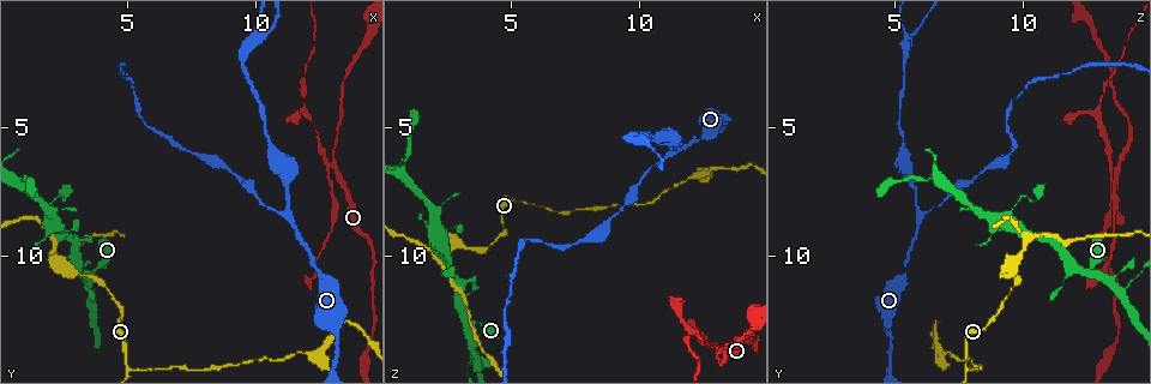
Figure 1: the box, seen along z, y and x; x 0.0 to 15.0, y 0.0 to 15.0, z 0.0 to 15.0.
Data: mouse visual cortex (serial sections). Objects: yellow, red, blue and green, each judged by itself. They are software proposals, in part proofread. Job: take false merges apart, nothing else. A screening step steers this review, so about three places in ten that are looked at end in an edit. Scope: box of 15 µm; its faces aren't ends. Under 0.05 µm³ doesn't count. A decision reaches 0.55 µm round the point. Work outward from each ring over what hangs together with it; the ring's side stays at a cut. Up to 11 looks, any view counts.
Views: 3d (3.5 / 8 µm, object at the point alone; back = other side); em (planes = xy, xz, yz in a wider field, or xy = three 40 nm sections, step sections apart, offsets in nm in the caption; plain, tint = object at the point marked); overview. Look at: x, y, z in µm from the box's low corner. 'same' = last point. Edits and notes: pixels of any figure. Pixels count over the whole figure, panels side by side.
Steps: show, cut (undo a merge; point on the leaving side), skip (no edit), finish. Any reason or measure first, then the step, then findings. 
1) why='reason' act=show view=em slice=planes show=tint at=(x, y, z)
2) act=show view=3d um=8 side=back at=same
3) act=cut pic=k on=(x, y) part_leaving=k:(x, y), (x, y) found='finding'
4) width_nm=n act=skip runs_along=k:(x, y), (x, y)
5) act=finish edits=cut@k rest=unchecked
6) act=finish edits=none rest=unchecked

why='arms part here' act=show view=3d um=3.5 at=(11.3, 8.4, 5.9)

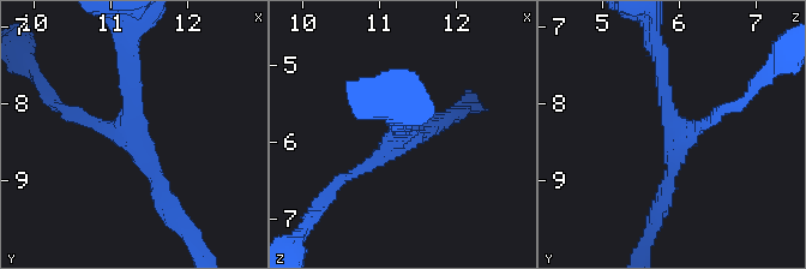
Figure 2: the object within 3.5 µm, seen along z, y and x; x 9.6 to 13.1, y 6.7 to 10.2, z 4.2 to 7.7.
arms=3 arm_widths_nm=150,200,250 act=show view=em slice=planes show=tint at=(11.30, 8.50, 5.95)

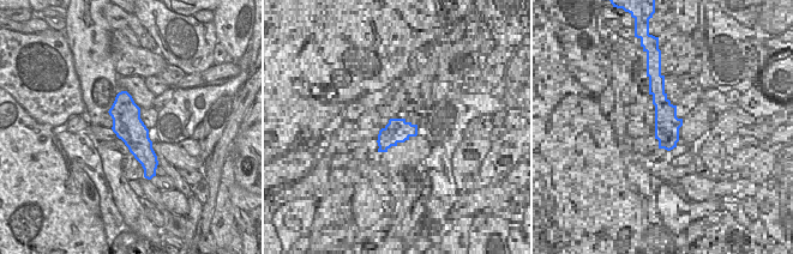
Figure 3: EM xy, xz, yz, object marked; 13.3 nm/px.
act=skip found='continuous, no second cell'

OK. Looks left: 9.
why='four or more arms meet' act=show view=3d um=3.5 at=(13.3, 7.1, 13.6)

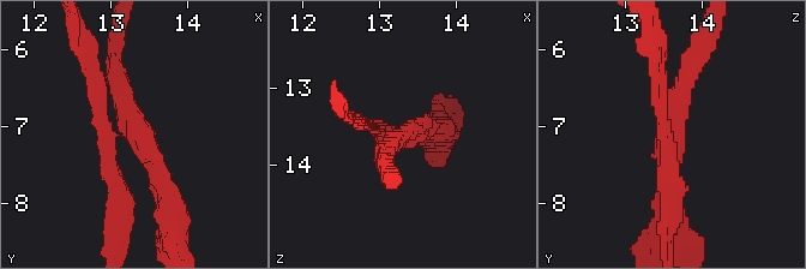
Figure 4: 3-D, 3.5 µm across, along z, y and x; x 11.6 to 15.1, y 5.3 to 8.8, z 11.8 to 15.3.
arms=4 arm_widths_nm=150,250,250,250 why='now the EM' act=show view=em slice=xy step=5 show=tint at=(13.30, 7.15, 13.60)

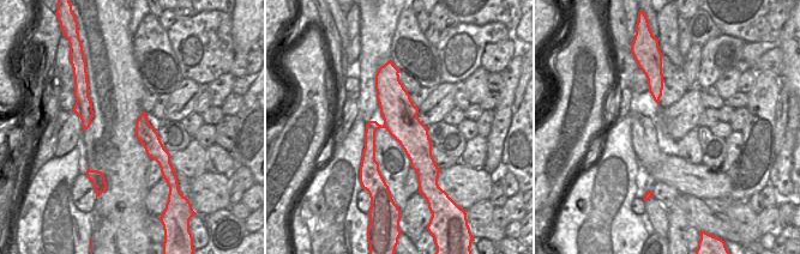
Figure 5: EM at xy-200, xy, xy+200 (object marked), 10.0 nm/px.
act=cut pic=4 on=(92, 89) part_leaving=4:(113, 132), (102, 125), (77, 33) found='two cells meet here'

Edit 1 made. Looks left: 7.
why='branch point' act=show view=3d um=8 at=(10.1, 1.4, 5.4)

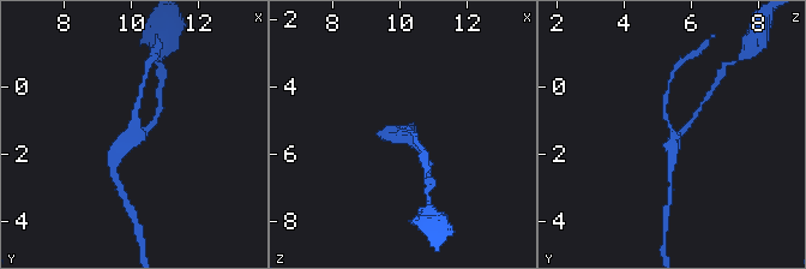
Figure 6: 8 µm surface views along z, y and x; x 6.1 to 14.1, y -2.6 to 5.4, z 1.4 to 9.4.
arms=3 arm_widths_nm=150,200,300 act=show view=em slice=planes show=tint at=(10.1, 1.5, 5.4)

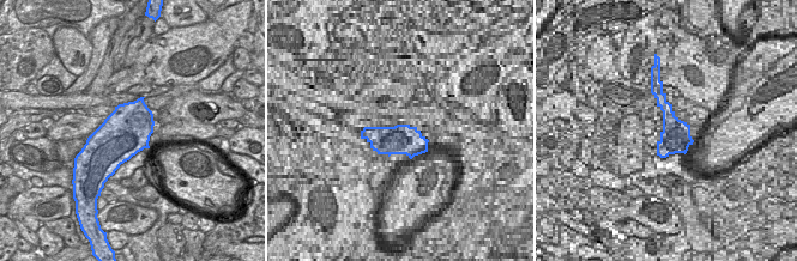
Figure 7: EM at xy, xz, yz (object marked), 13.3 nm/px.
width_nm=650 act=skip runs_along=6:(114, 165), (114, 154), (156, 119) found='continuous, no second cell'

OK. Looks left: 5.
why='three arms meet' act=show view=3d um=3.5 side=back at=(2.3, 9.6, 10.1)

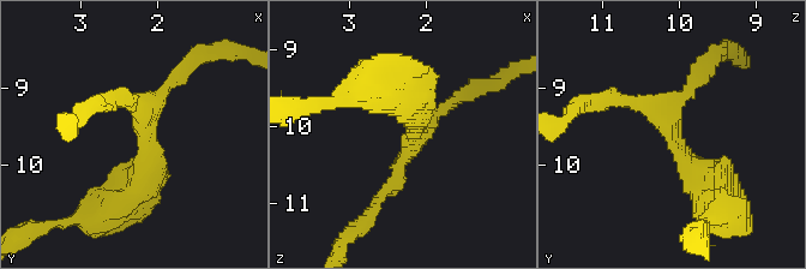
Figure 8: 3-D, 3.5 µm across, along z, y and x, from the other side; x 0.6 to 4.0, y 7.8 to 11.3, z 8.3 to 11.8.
arms=3 arm_widths_nm=150,200,400 why='need the tissue' act=show view=em slice=xy step=5 show=tint at=(2.15, 9.55, 10.10)

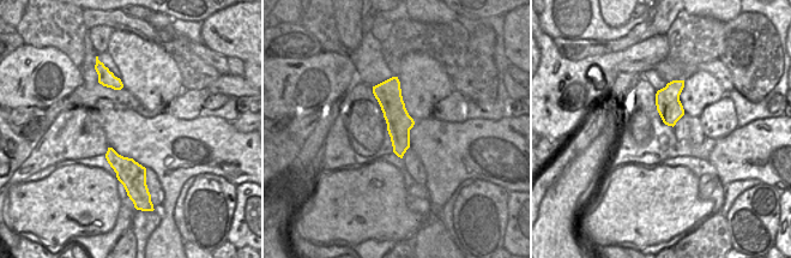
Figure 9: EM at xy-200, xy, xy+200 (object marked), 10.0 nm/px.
width_nm=260 act=skip runs_along=9:(394, 79), (400, 152) found='continuous, no second cell'

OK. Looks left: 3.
why='sharp bend' act=show view=3d um=3.5 at=(5.0, 14.4, 7.7)

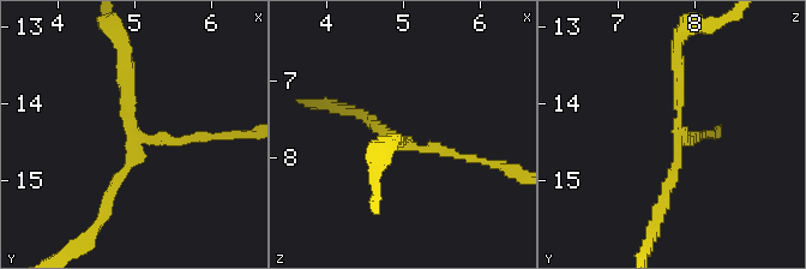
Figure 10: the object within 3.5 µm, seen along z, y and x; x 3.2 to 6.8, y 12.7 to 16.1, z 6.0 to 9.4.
why='now the EM' act=show view=em slice=planes show=tint at=(4.95, 14.35, 7.80)

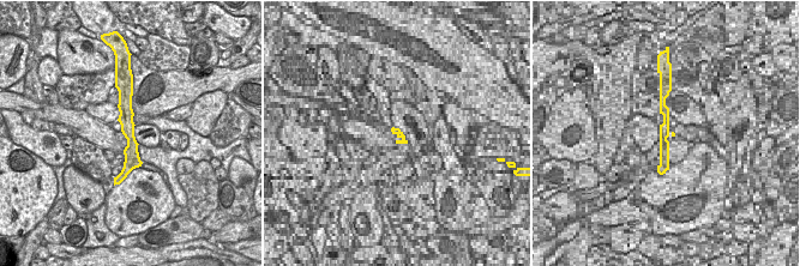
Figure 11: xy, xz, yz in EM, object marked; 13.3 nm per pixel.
act=cut pic=10 on=(185, 139) part_leaving=10:(143, 139), (250, 136) found='two cells meet here'

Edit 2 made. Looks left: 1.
act=finish edits=cut@4,cut@10 rest=unchecked

